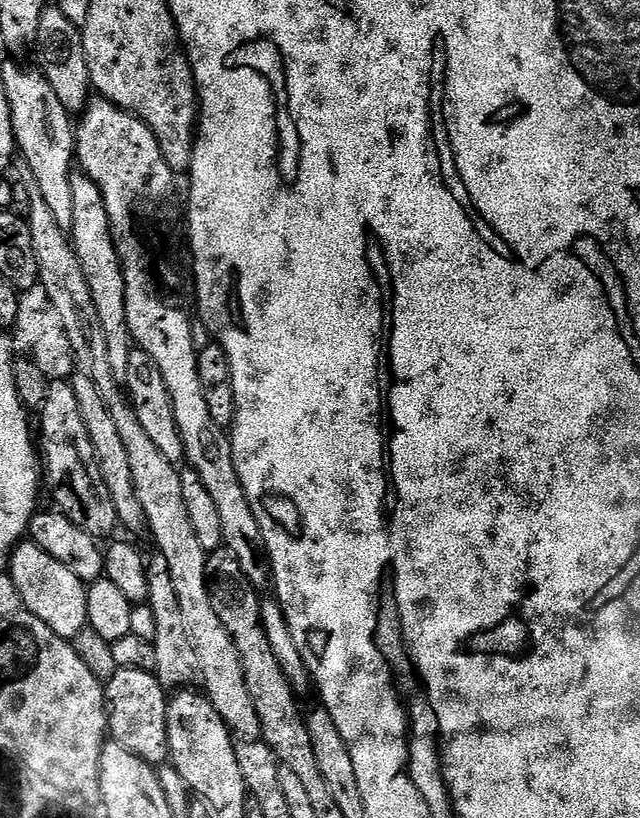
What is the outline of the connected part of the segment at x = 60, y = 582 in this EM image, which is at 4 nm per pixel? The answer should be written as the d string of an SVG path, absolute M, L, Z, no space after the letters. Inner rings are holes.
M21 542L10 557L10 575L20 588L23 607L50 626L64 640L75 641L88 628L88 590L74 570L50 558L37 544Z

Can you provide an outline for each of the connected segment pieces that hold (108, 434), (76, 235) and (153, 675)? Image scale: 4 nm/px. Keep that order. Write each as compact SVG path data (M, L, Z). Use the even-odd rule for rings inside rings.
M77 371L71 377L70 383L74 390L74 398L78 398L78 410L82 413L82 420L86 422L86 430L90 430L90 440L94 442L94 450L98 458L98 466L102 470L102 478L106 488L110 490L110 498L114 498L116 519L121 529L140 536L149 531L148 518L138 498L138 490L134 486L134 478L130 472L130 457L126 454L126 446L114 423L110 410L106 410L106 402L102 402L102 394L98 394L98 386L90 382L84 372Z
M76 170L72 174L72 189L74 190L74 222L70 229L74 254L78 254L78 266L82 266L82 274L86 278L86 286L90 286L90 298L94 298L94 310L98 310L98 319L102 322L102 331L106 334L107 358L110 358L110 370L114 370L116 379L124 381L126 365L130 362L130 354L134 347L132 336L128 332L126 322L126 282L124 267L120 265L120 256L116 253L116 241L112 235L112 223L108 221L106 206L98 186L89 176Z
M144 666L117 667L107 677L104 699L108 709L108 732L111 739L126 750L130 750L130 754L142 758L147 764L160 766L169 759L168 701L170 696L169 693L164 693L164 688L160 685L161 677L155 671L147 672L146 669L147 667Z

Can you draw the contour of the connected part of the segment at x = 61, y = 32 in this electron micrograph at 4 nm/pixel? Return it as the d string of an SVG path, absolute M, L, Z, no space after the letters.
M49 6L42 14L42 22L38 22L34 51L37 60L35 63L50 82L54 94L58 94L58 102L62 102L69 114L83 113L94 92L90 70L86 66L83 31L76 28L74 22L70 22L70 18L62 14L62 10Z

